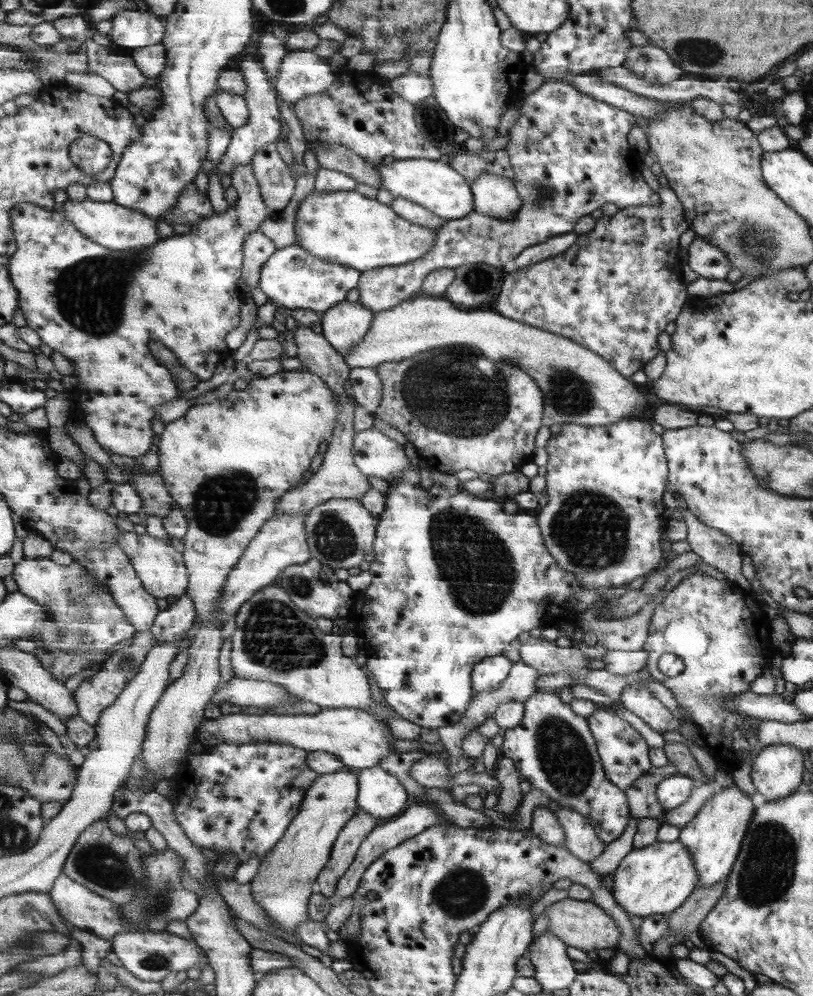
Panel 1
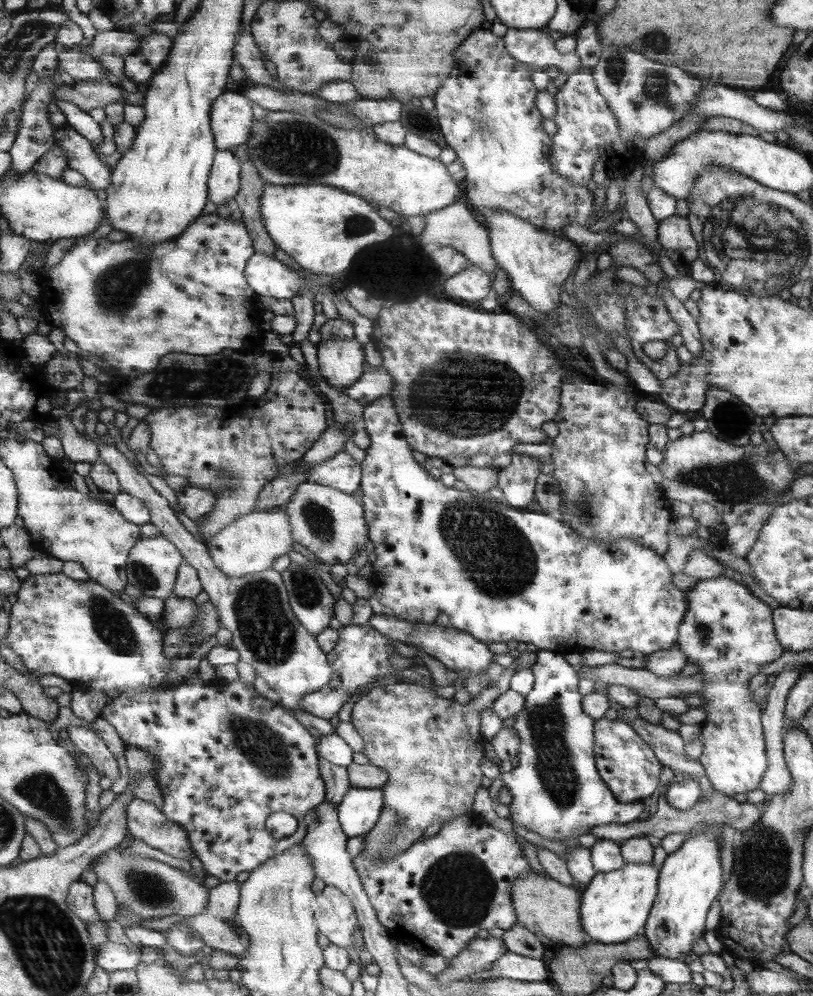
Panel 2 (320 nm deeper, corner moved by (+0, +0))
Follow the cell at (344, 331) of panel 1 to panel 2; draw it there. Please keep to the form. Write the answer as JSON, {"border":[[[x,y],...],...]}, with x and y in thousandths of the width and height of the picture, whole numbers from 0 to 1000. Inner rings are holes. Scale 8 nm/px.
{"border":[[[395,340],[390,357],[394,376],[405,388],[418,393],[440,384],[451,367],[446,347],[438,340]]]}

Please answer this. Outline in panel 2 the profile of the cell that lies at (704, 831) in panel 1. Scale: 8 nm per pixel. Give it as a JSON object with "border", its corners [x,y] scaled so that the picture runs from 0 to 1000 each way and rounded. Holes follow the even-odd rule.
{"border":[[[861,837],[843,841],[830,855],[818,860],[809,873],[808,899],[790,939],[806,961],[841,965],[852,944],[866,938],[870,912],[889,890],[884,852],[873,837]]]}

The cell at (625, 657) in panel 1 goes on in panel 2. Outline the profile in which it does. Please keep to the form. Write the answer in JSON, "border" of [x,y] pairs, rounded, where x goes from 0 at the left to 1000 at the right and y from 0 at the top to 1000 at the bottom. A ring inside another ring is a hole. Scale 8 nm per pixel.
{"border":[[[833,649],[793,657],[791,663],[793,663],[791,673],[813,680],[835,679],[840,670],[845,668],[845,659]]]}

